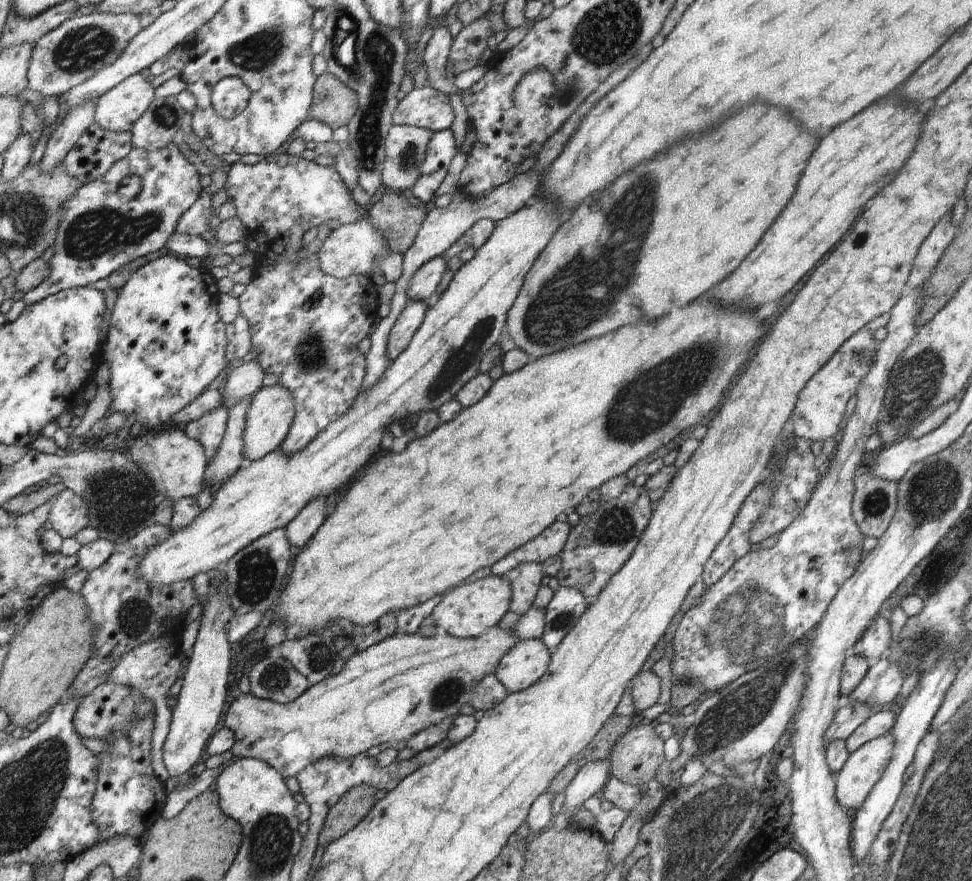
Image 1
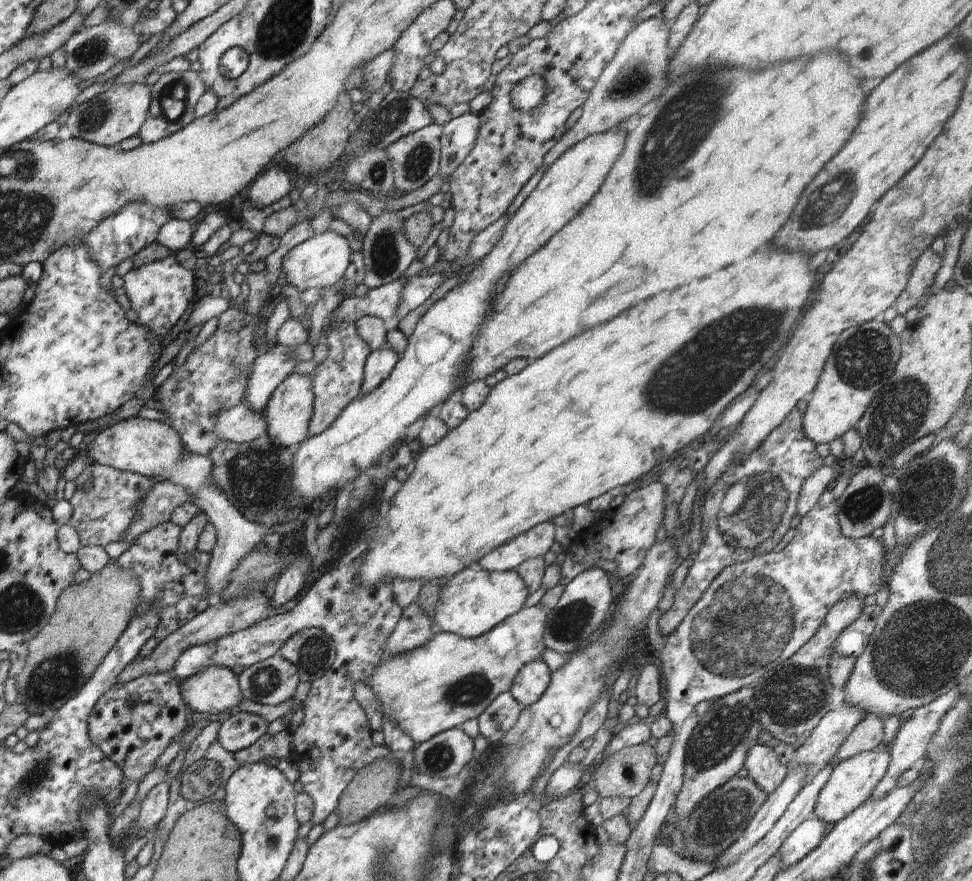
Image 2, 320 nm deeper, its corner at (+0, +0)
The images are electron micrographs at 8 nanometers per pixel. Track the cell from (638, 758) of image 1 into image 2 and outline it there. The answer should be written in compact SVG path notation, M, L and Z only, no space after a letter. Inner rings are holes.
M652 743L624 747L606 754L594 772L593 788L600 798L635 797L646 788L655 764L656 751Z

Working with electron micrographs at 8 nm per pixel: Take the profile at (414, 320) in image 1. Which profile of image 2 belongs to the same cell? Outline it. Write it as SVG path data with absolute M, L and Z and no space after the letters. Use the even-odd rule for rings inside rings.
M388 342L381 349L371 350L364 365L361 394L368 394L378 388L378 385L390 376L399 358L400 354L397 354Z

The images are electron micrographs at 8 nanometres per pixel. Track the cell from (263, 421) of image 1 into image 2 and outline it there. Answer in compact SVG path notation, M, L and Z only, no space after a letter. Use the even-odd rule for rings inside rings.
M297 373L288 375L274 390L263 413L270 442L274 442L276 446L294 449L302 440L306 440L309 437L308 424L312 418L313 406L314 393L310 376Z

